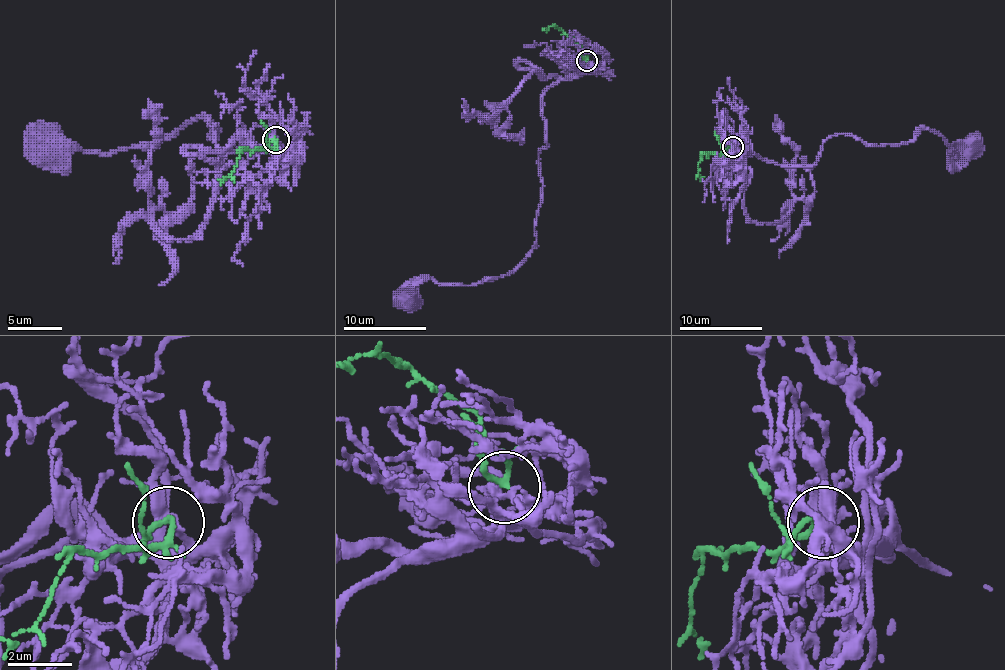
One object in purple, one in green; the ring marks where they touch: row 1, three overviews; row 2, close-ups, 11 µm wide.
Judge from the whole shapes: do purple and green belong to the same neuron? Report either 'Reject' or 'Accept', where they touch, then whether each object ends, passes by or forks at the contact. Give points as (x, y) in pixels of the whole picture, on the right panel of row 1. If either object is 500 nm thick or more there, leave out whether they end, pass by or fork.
Accept. Place: (733, 146). At the ring purple passes by. At the ring green ends

